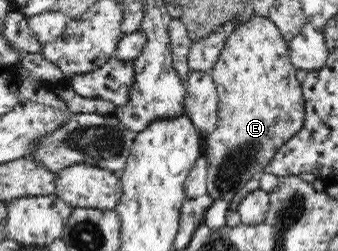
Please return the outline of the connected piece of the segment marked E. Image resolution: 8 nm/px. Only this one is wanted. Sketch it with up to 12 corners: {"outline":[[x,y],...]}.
{"outline":[[251,17],[209,71],[205,203],[230,203],[302,127],[288,42]]}

